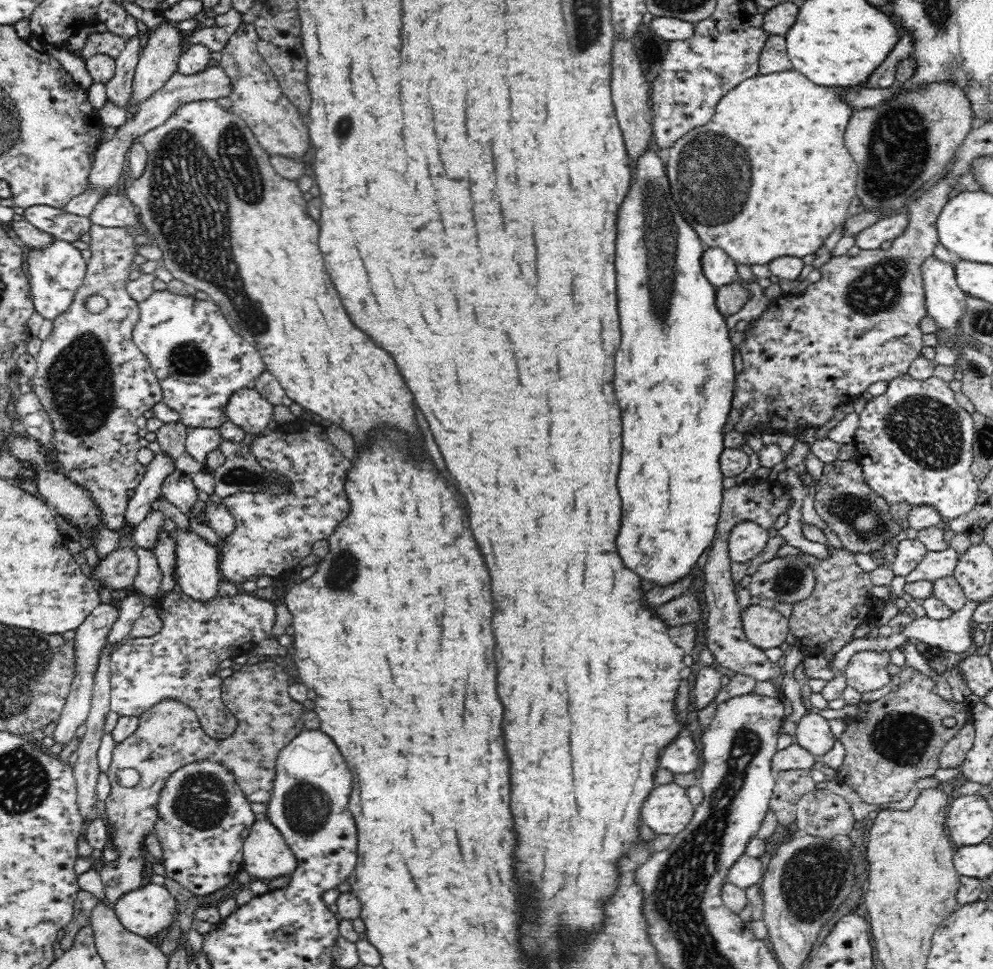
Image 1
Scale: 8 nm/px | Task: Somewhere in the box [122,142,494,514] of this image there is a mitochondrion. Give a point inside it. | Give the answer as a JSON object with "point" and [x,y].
{"point":[186,359]}

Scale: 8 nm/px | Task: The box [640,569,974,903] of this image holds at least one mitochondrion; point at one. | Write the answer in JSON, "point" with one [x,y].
{"point":[902,737]}

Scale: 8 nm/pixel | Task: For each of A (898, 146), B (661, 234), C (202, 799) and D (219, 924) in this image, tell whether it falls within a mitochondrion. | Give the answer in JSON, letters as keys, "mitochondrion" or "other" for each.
{"A":"mitochondrion","B":"mitochondrion","C":"mitochondrion","D":"other"}

